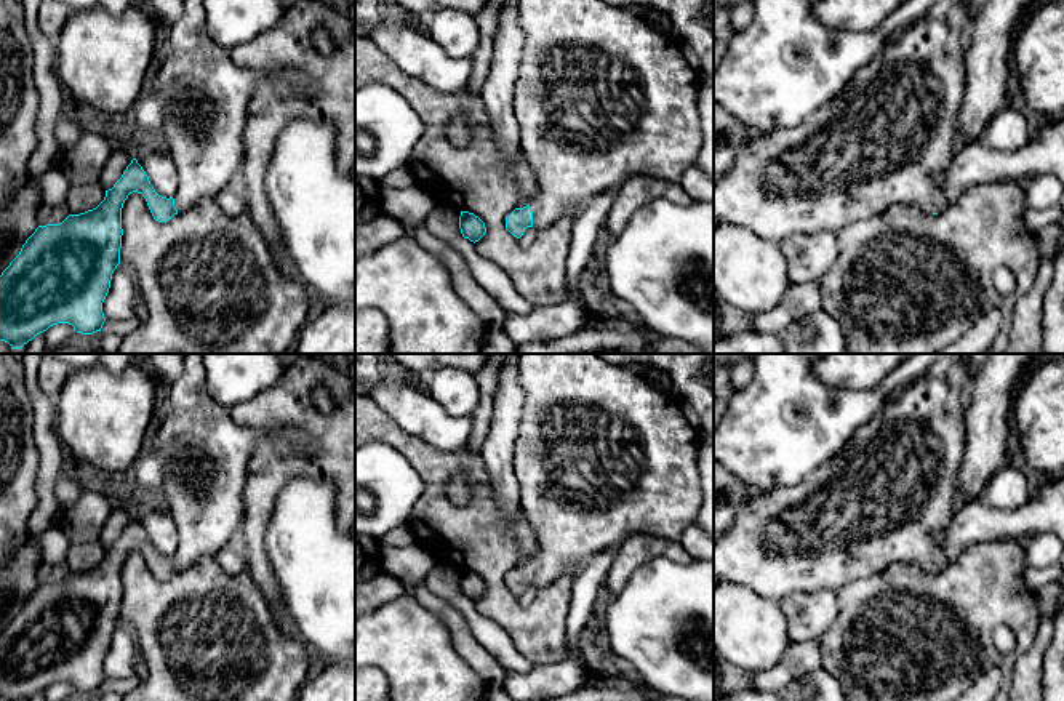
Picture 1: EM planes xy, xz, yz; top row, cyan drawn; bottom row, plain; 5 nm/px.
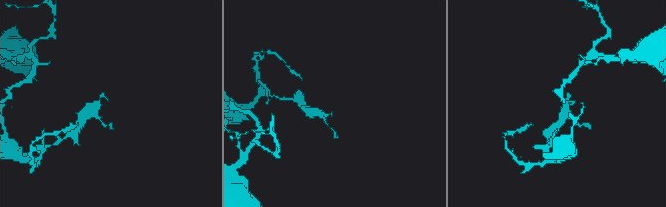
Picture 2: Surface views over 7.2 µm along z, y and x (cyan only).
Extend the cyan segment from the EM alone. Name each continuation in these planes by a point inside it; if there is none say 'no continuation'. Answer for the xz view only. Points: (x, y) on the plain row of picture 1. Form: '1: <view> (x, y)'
1: xz (600, 455)

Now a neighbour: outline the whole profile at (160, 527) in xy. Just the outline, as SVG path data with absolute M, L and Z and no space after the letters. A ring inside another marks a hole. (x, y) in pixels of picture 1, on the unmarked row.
M157 504L146 506L134 512L134 517L149 535L155 551L162 555L174 555L179 535L173 517Z

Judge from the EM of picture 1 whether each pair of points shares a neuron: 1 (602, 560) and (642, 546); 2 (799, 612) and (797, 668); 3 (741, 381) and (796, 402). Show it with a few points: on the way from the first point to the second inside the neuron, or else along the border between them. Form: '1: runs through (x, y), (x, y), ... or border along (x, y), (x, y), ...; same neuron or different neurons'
1: border along (624, 541), (612, 562), (602, 589); different neurons
2: border along (818, 639), (792, 642); different neurons
3: border along (754, 370), (749, 381), (733, 394); different neurons

